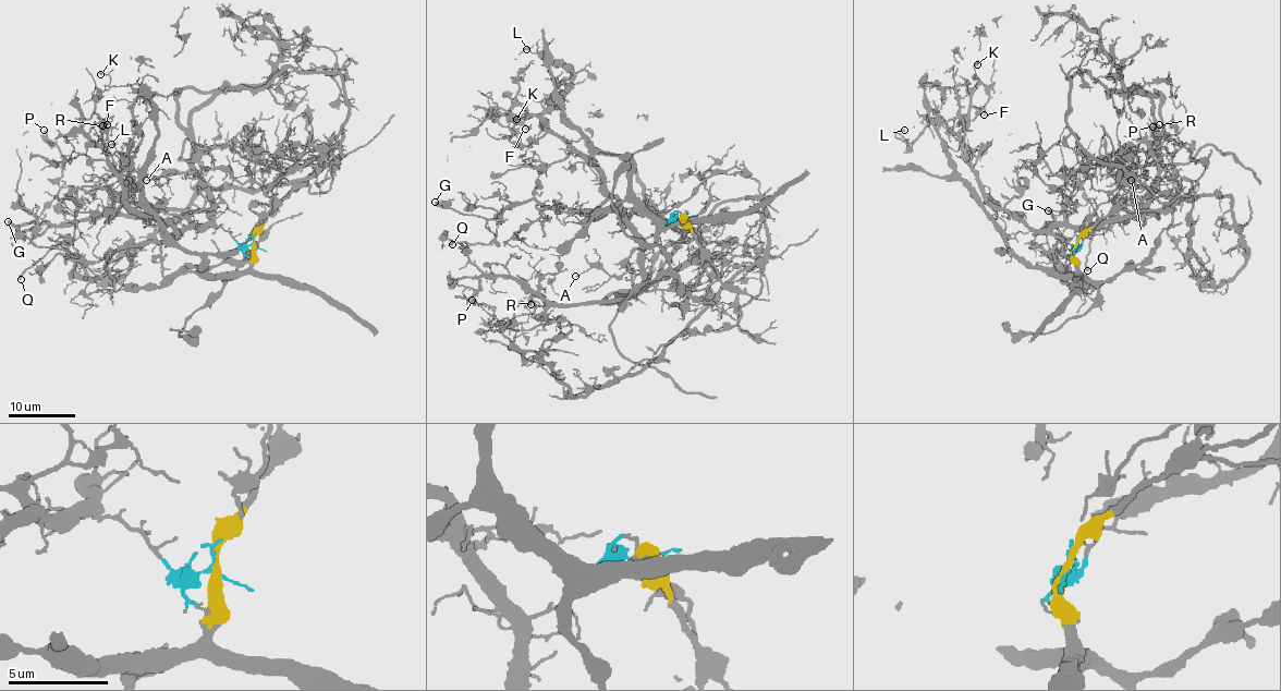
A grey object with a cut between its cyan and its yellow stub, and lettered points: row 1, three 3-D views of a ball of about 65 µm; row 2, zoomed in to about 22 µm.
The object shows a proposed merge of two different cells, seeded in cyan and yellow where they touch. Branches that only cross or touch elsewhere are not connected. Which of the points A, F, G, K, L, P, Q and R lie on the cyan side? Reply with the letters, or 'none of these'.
A, F, G, K, L, P, Q, R

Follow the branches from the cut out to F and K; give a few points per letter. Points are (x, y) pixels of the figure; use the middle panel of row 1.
F: (682, 218), (645, 238), (606, 190), (605, 178), (517, 105), (508, 119), (529, 126), (525, 129)
K: (682, 218), (645, 238), (606, 190), (605, 178), (519, 105), (499, 117), (512, 133), (526, 119), (515, 120)

